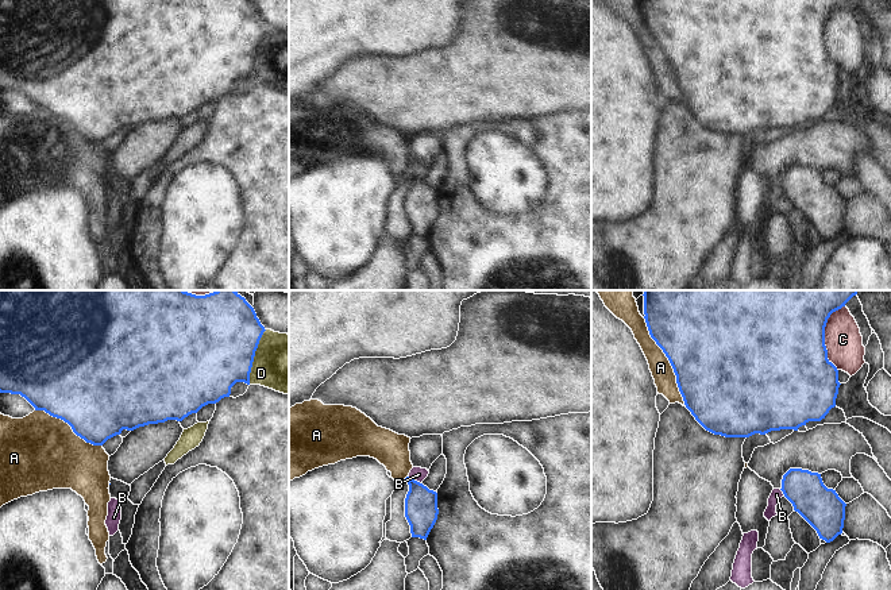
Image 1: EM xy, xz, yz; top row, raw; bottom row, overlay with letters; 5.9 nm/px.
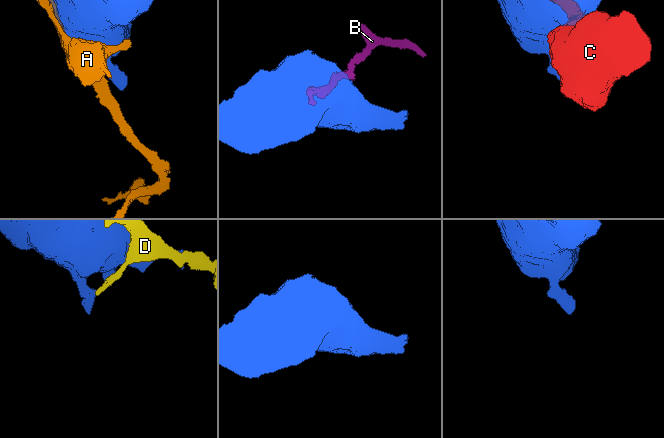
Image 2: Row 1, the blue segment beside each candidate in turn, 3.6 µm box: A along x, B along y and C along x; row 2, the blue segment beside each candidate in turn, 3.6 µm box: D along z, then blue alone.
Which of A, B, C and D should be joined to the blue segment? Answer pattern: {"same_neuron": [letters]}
{"same_neuron": []}

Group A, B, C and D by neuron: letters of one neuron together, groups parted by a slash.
A / B / C / D

